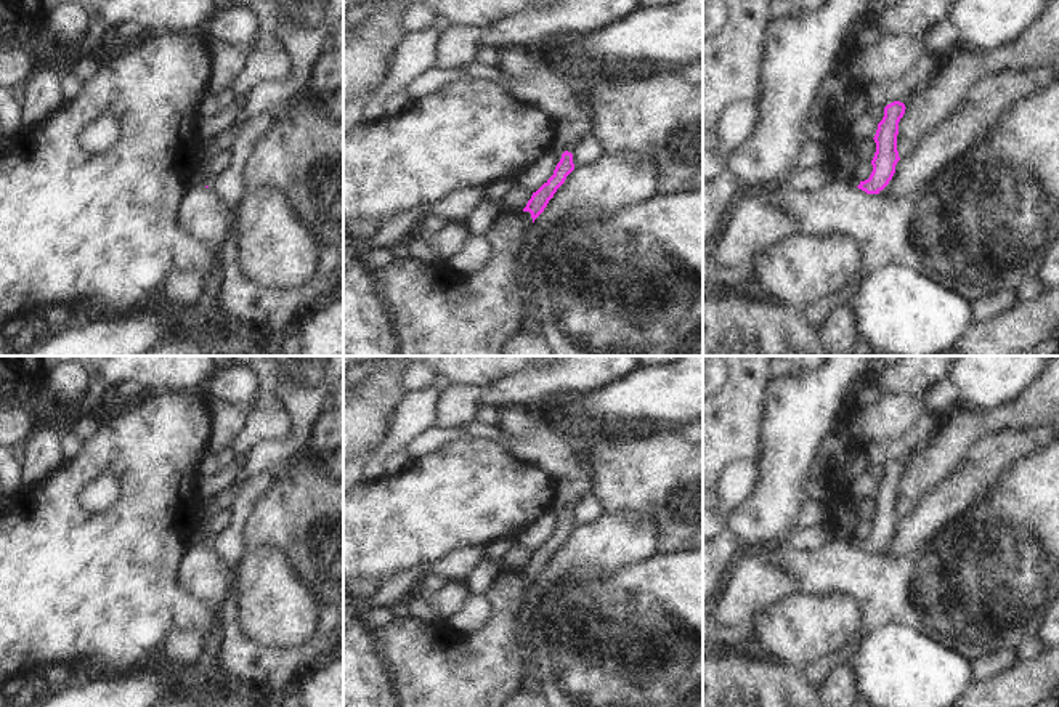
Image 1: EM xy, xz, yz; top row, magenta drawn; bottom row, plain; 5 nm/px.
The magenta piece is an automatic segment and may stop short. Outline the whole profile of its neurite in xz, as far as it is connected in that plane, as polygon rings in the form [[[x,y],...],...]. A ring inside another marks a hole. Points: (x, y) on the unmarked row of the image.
[[[570,502],[566,508],[557,515],[558,523],[554,534],[536,550],[523,568],[521,574],[526,582],[526,590],[521,600],[521,606],[526,604],[526,593],[530,592],[534,579],[544,571],[549,560],[554,556],[557,548],[565,542],[566,535],[574,529],[573,510],[578,502]]]

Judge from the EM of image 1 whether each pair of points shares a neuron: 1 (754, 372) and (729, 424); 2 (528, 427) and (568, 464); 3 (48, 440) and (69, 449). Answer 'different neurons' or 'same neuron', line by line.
1: same neuron
2: different neurons
3: different neurons

